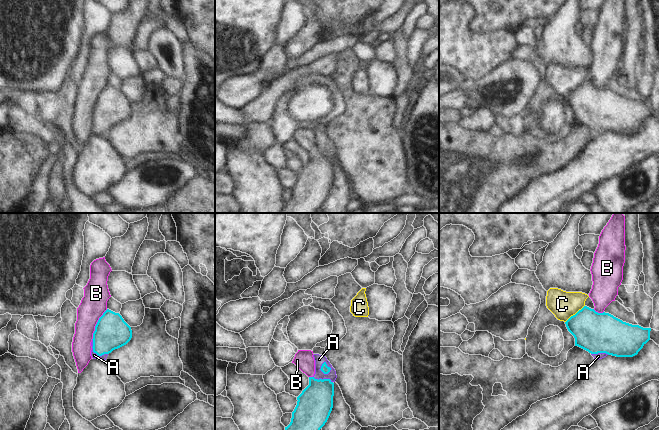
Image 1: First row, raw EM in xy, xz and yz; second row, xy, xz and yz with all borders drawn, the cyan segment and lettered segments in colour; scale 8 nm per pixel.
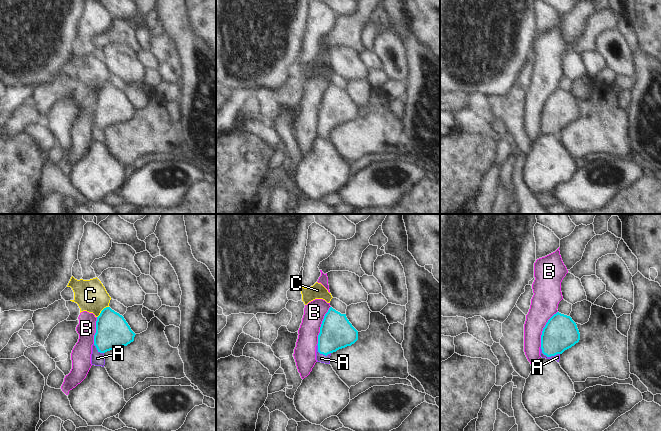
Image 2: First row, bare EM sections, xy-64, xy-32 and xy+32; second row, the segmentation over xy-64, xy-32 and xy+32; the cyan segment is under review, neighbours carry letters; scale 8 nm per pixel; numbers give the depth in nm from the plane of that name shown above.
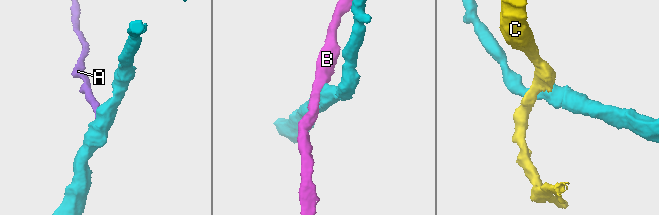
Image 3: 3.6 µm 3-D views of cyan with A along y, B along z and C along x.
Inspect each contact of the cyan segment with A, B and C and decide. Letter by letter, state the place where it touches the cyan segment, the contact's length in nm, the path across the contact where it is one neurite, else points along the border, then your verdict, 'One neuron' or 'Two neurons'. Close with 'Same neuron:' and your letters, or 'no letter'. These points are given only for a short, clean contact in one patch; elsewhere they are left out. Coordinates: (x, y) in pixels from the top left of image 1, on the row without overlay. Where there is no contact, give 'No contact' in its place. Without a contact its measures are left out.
A: Touches cyan at xz (330, 144). Shared border 110 nm. Path across: xz (325, 145), (330, 144), (319, 135). One neuron
B: Touches cyan at xy (96, 100). Shared border 280 nm. Boundary: xy (107, 85), (99, 94), (91, 115). Two neurons
C: Touches cyan at yz (575, 90). Shared border 220 nm. Two neurons
Same neuron: A.

